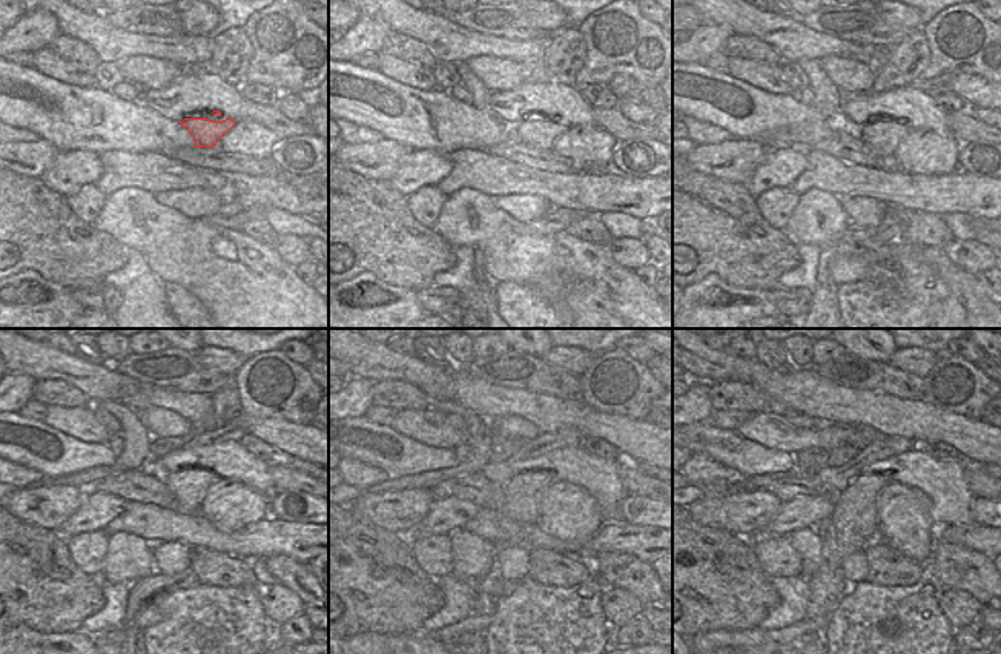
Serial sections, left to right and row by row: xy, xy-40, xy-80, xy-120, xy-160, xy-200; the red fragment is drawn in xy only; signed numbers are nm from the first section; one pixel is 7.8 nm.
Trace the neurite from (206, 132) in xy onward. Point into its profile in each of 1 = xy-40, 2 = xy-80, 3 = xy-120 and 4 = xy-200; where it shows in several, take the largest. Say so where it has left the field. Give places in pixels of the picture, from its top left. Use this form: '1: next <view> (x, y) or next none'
1: next xy-40 (538, 134)
2: next xy-80 (882, 138)
3: next xy-120 (188, 488)
4: next xy-200 (852, 524)

